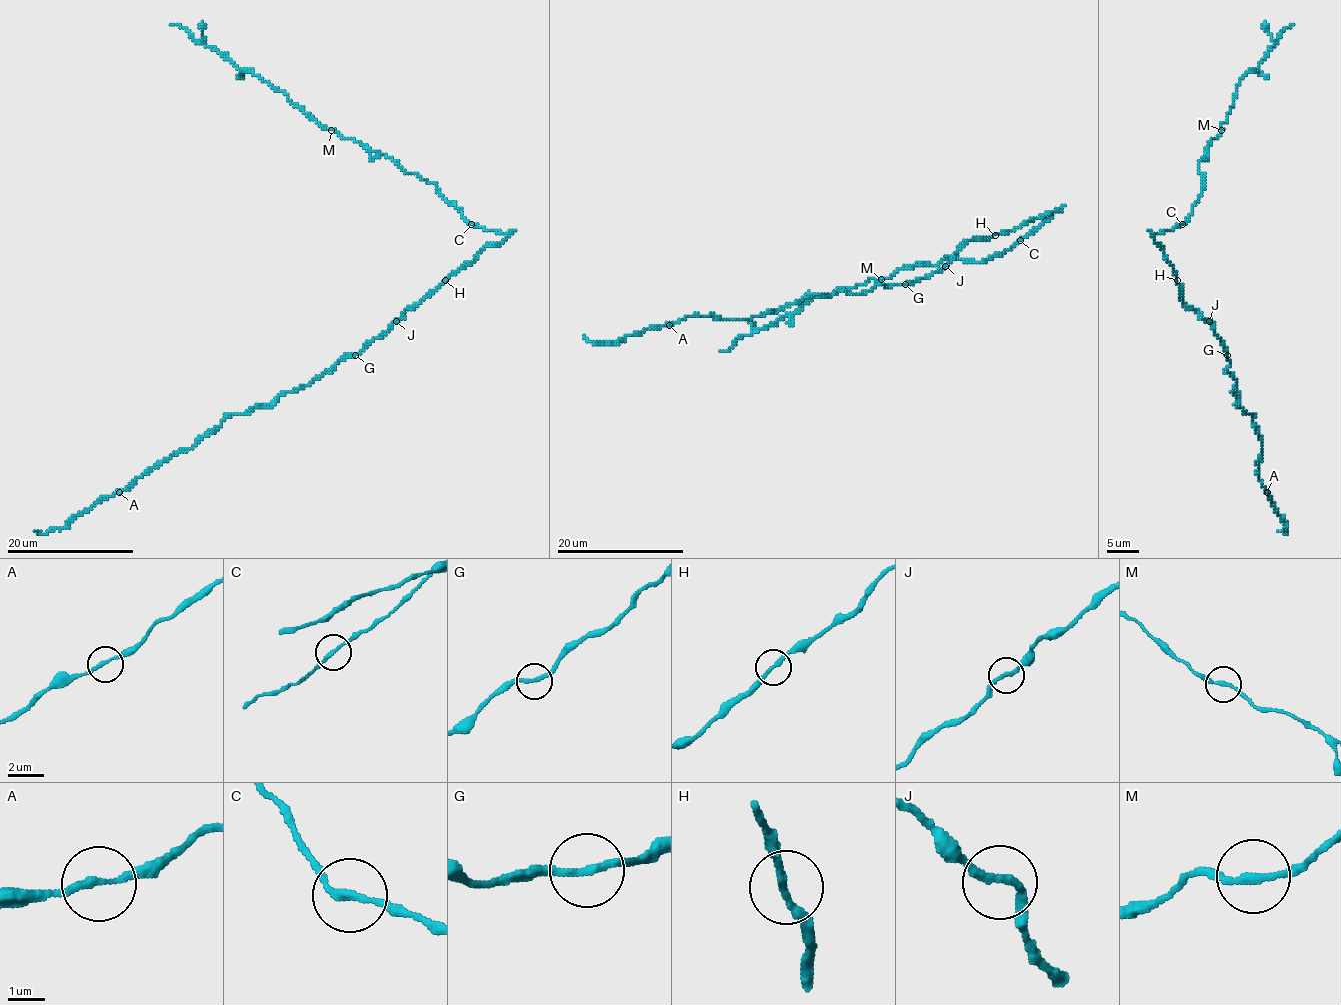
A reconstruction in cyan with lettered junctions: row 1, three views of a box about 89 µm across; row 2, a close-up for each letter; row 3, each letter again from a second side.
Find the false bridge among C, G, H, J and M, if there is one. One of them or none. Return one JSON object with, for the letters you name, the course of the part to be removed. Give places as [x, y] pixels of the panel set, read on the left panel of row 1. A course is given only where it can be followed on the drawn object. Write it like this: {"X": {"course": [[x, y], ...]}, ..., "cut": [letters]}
{"cut": []}

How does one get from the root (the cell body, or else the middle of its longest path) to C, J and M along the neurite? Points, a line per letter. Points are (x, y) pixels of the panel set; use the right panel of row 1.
C: (1175, 279), (1175, 272), (1153, 234), (1171, 231), (1182, 225)
J: (1175, 279), (1180, 285), (1182, 302), (1209, 321)
M: (1175, 279), (1153, 234), (1187, 222), (1202, 191), (1199, 163), (1209, 153), (1209, 142), (1221, 130)

